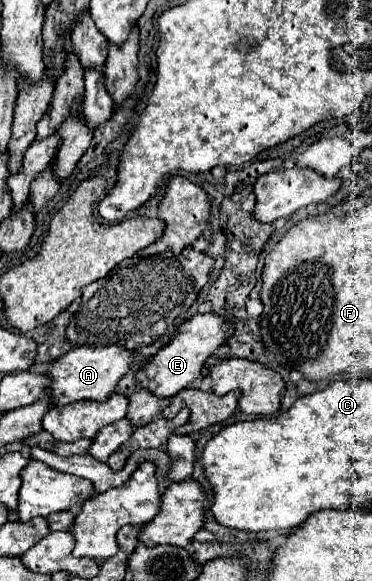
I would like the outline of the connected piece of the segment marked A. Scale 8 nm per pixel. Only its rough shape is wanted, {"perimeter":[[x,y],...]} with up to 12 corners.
{"perimeter":[[76,347],[54,361],[54,405],[106,401],[136,351]]}

